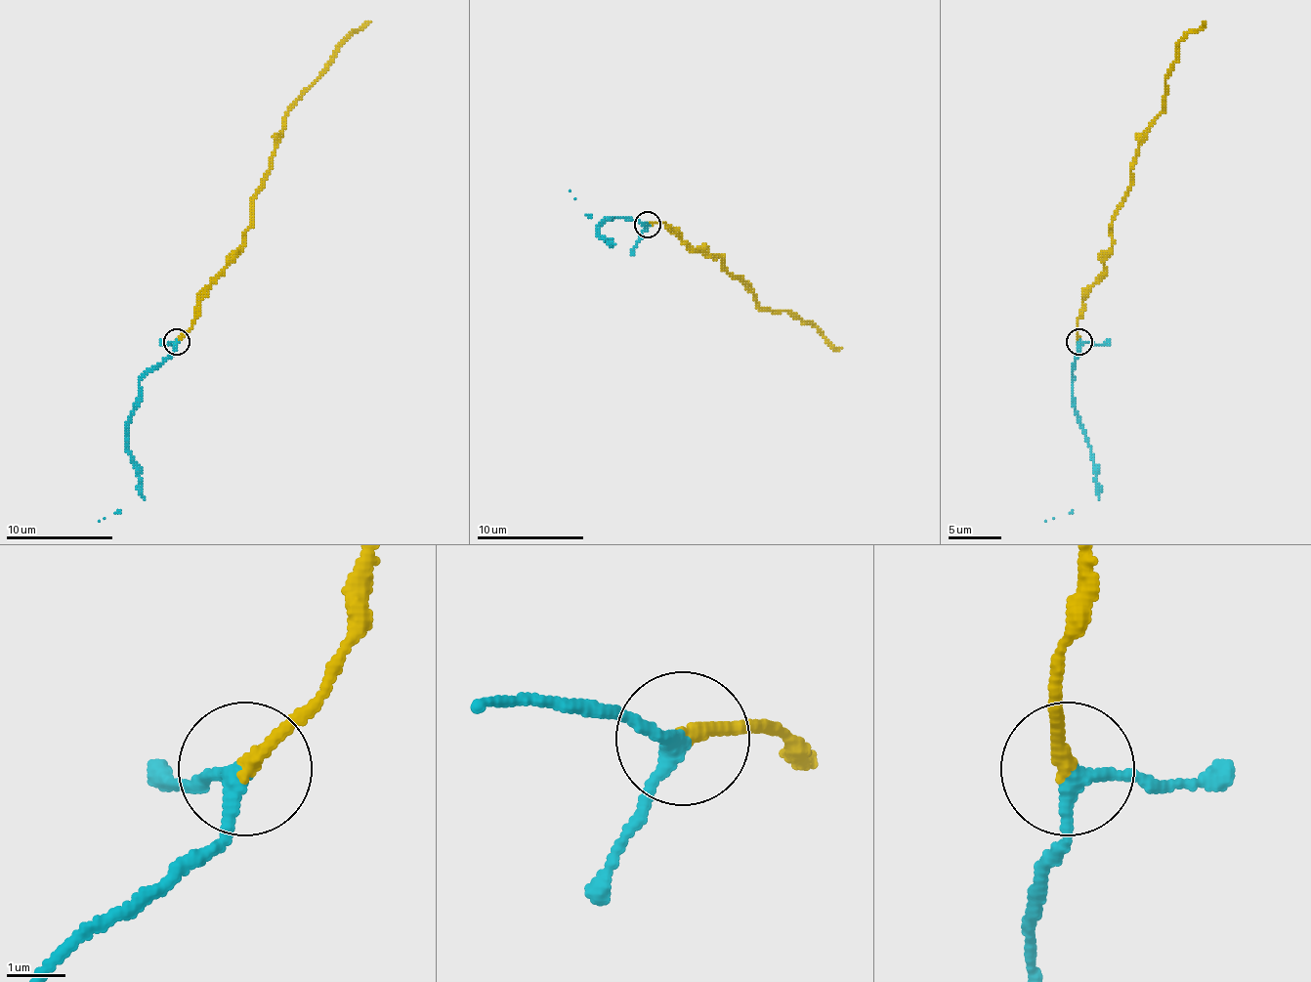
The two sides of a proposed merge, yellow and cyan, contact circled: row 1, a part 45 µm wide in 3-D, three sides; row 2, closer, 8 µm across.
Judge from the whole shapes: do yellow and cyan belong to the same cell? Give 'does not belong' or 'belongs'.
belongs

